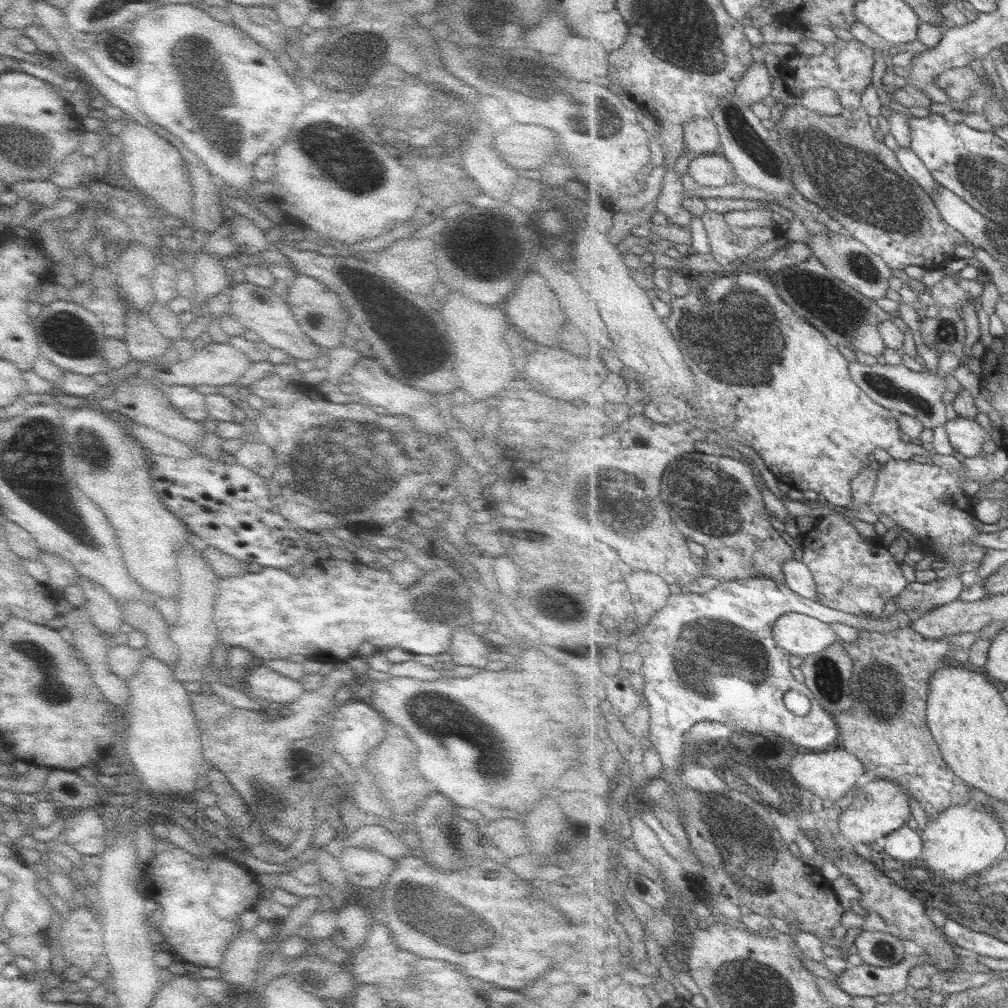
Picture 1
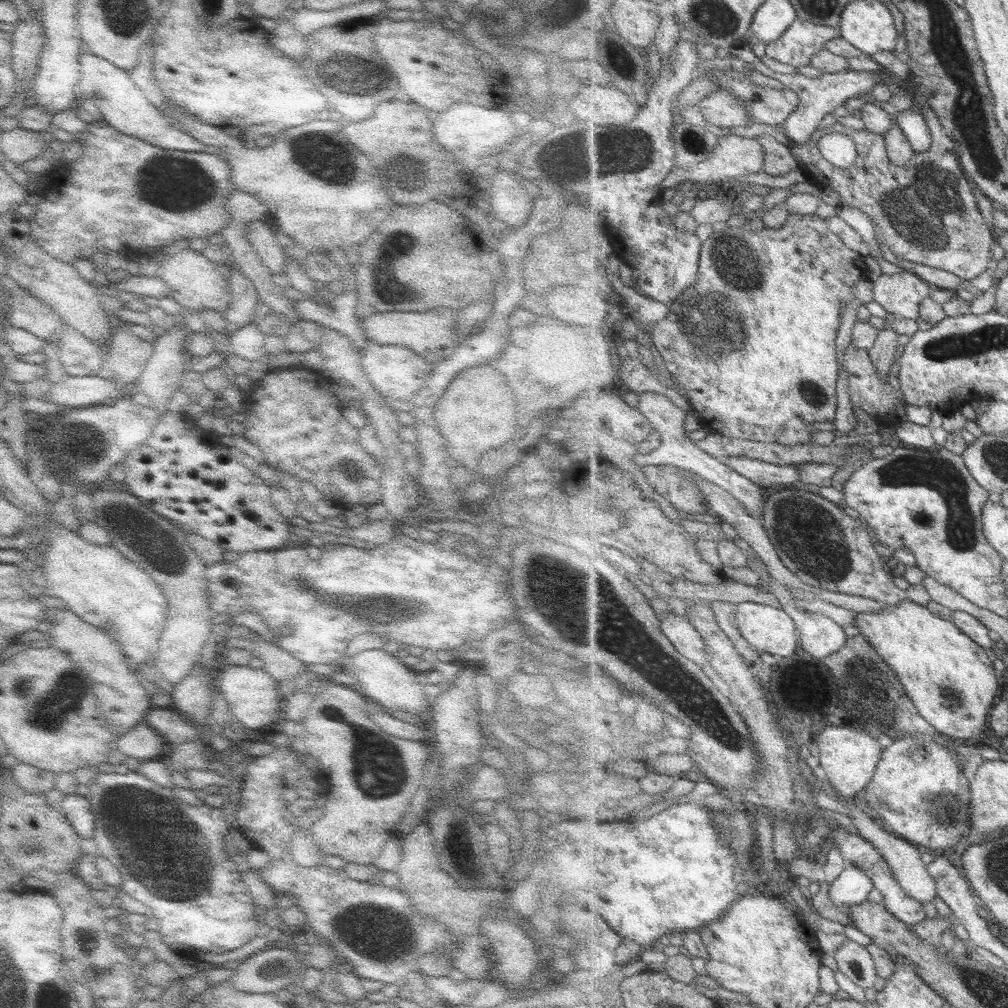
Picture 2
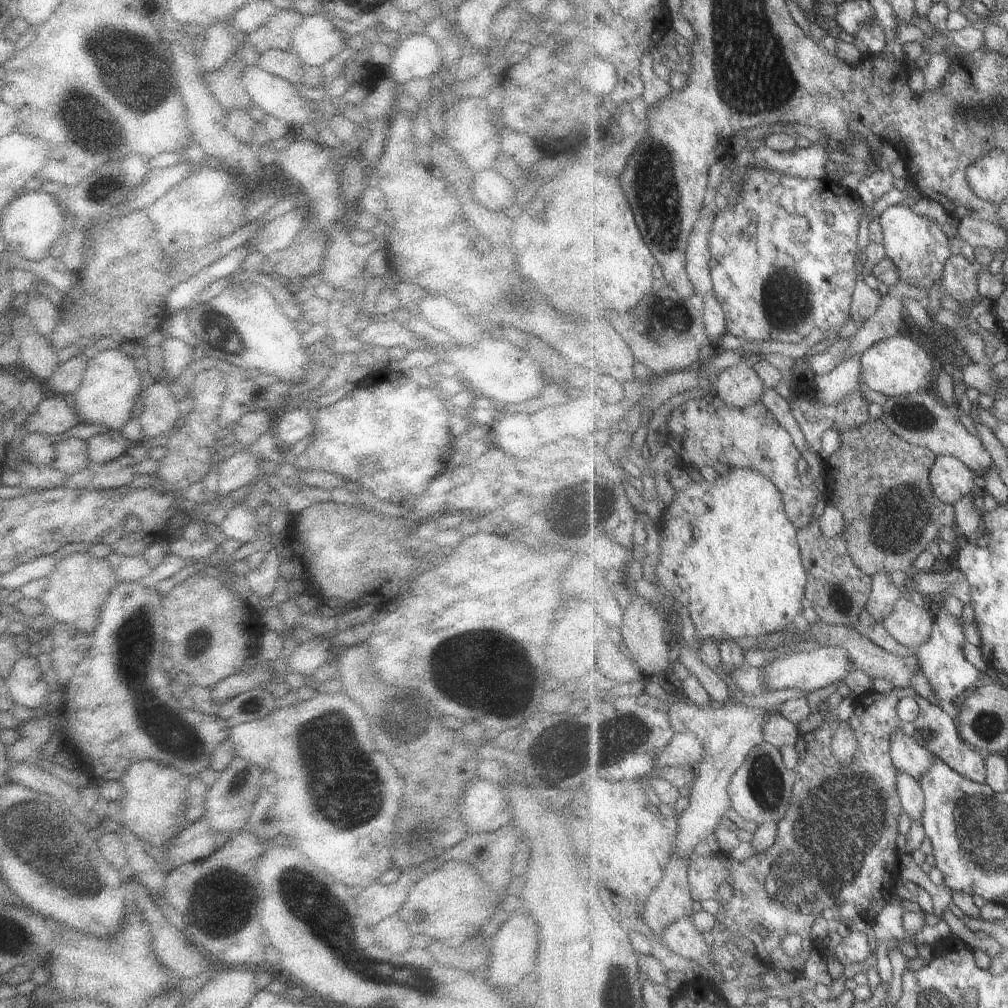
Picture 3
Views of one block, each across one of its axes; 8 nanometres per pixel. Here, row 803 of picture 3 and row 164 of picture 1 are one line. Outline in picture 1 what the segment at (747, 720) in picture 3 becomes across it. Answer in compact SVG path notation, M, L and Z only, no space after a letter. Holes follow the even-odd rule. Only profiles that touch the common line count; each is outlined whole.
M716 153L690 157L687 172L699 187L720 187L736 182L733 165Z

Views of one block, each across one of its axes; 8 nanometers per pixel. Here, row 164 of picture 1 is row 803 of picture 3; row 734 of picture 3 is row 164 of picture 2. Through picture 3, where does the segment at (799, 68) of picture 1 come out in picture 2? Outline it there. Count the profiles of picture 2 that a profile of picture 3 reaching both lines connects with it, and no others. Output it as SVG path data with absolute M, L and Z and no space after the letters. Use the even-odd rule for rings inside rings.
M915 84L910 96L914 107L928 120L932 148L925 153L915 154L905 169L893 165L889 159L884 135L867 129L847 128L839 122L817 129L809 142L793 146L791 153L807 174L809 182L819 188L833 187L839 193L842 205L866 213L875 225L877 240L885 244L898 259L946 270L969 282L983 272L989 272L996 232L988 226L977 206L977 198L973 194L977 189L965 178L957 142L946 132L940 116L931 108L929 101L917 92ZM831 133L846 134L853 138L858 152L856 165L841 169L825 160L819 142L822 136Z

